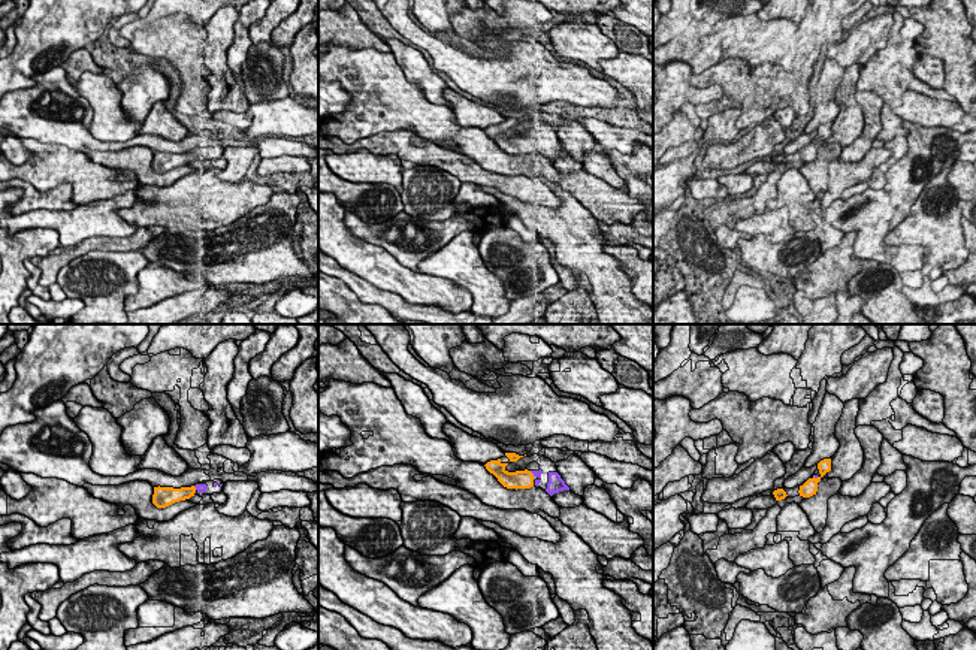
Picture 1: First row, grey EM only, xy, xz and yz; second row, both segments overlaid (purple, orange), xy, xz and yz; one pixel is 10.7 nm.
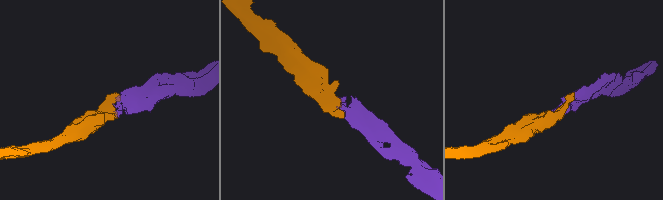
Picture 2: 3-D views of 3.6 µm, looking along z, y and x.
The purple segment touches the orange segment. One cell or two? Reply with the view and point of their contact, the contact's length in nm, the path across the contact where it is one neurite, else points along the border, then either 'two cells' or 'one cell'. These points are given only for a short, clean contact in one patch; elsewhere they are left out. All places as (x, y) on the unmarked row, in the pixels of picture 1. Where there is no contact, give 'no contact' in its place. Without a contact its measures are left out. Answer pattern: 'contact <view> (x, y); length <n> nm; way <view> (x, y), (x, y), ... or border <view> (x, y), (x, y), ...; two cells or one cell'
contact xz (532, 138); length 80 nm; one cell

